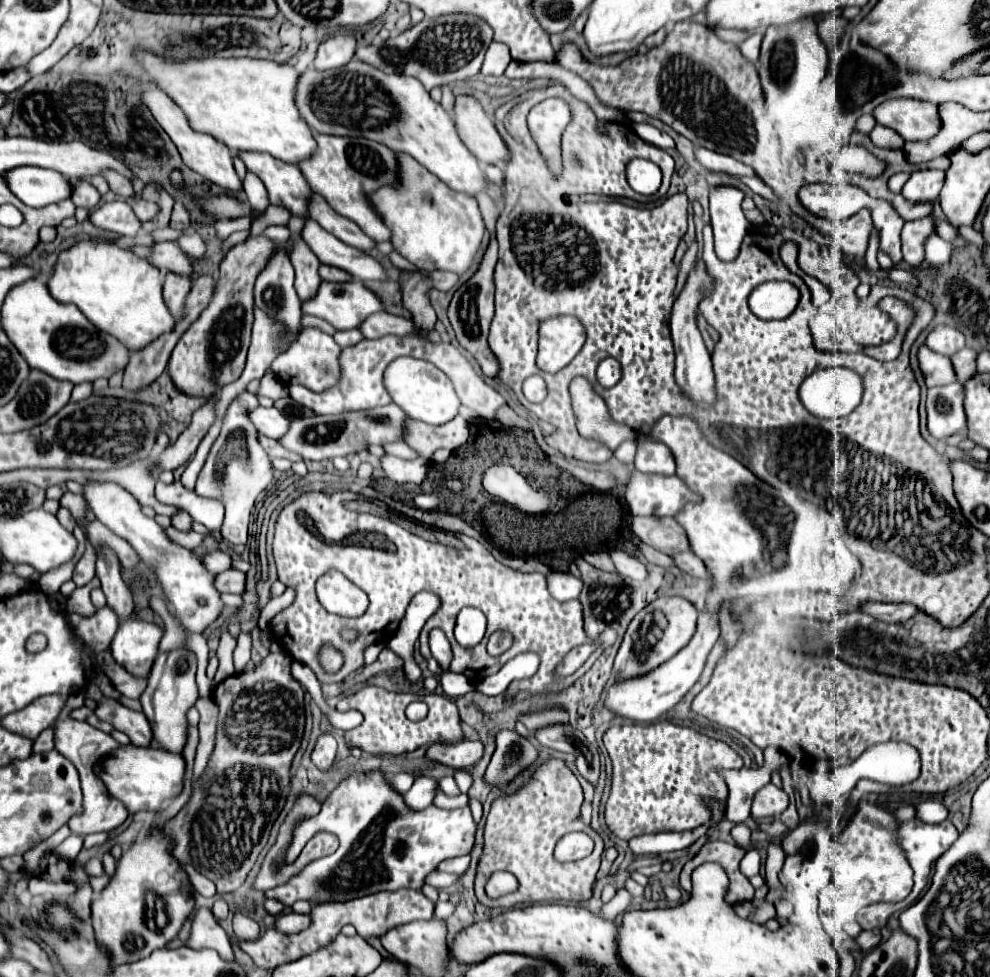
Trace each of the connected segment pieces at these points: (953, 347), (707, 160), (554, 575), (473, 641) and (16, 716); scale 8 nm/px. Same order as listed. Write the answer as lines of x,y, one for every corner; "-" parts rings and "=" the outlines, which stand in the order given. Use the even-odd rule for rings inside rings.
939,324
935,326
925,344
933,350
933,352
939,352
939,354
945,354
945,356
953,356
955,352
959,352
963,346
965,346
965,338
959,330
947,326
947,324
=
697,146
695,148
695,158
703,168
713,170
713,172
727,172
727,174
733,174
733,176
755,176
753,170
749,166
745,166
743,162
739,162
731,156
707,150
707,148
=
551,572
547,576
547,584
549,584
551,596
561,602
579,598
579,594
583,590
583,582
569,572
=
463,608
457,616
454,636
457,638
457,642
465,648
477,646
485,636
485,616
483,616
483,612
475,610
475,608
=
59,694
41,696
23,710
7,714
5,718
1,718
1,722
3,726
7,726
7,730
35,740
45,728
55,724
63,706
65,706
65,698

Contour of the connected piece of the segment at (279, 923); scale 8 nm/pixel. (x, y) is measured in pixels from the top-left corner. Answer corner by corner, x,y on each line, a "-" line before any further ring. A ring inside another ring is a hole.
287,910
287,912
283,912
283,914
275,920
275,926
273,926
273,928
275,928
279,934
289,936
289,934
295,934
295,932
305,930
309,924
311,924
311,918
309,918
307,914
295,914
295,912

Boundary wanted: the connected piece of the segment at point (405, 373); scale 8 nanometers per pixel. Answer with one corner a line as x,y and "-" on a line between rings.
409,356
397,358
385,370
385,388
389,390
395,404
399,404
409,418
423,420
427,424
445,424
459,414
461,400
453,388
453,382
439,368
425,360
415,360

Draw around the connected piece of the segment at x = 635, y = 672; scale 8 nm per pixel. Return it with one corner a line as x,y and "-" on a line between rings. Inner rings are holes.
671,596
671,598
659,598
659,600
651,602
645,610
641,610
631,620
631,624
627,628
627,634
623,638
623,644
621,644
619,652
617,652
615,666
613,666
615,680
623,682
623,680
631,680
631,678
649,674
651,670
655,670
657,666
661,666
663,662
673,658
693,638
695,626
697,626
697,618
699,618
699,612
685,598
-
655,612
659,612
661,618
663,618
661,622
655,622
655,624
659,624
657,634
653,634
655,628
653,628
653,618
651,618

